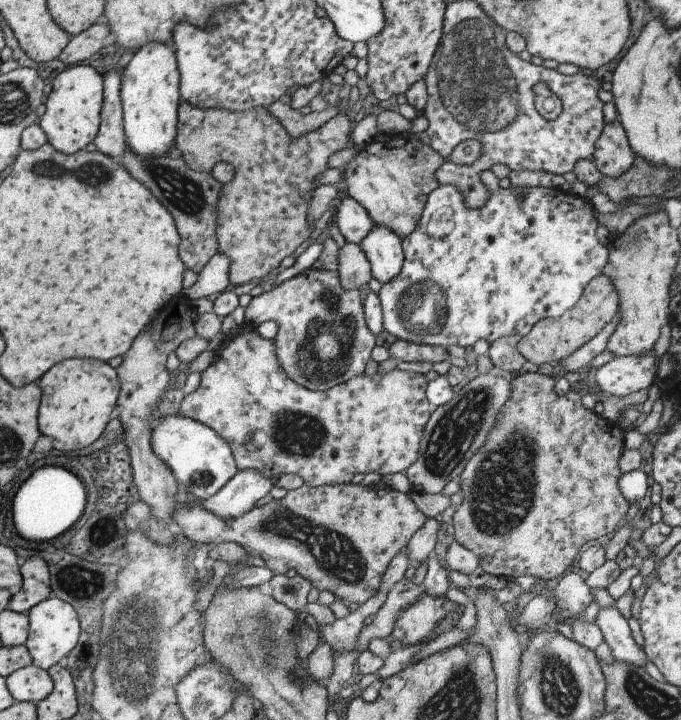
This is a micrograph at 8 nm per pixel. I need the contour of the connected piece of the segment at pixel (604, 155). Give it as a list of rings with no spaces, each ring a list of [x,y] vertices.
[[[618,116],[605,122],[593,152],[594,164],[601,174],[620,176],[632,166],[635,157]]]

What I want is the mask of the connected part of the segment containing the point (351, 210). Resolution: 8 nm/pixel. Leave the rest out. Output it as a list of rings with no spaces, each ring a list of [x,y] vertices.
[[[350,195],[342,198],[335,216],[337,216],[336,226],[346,243],[358,245],[374,226],[373,218],[368,211]]]

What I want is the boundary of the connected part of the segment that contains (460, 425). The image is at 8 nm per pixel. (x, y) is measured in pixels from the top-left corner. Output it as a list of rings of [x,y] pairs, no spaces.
[[[496,365],[454,393],[446,404],[432,409],[421,438],[418,458],[404,472],[412,488],[418,492],[441,493],[450,480],[459,480],[465,464],[483,445],[487,432],[495,423],[499,408],[509,399],[509,384],[514,378],[510,373]]]

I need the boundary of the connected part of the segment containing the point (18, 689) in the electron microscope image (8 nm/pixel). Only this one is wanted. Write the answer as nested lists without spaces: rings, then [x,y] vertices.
[[[33,664],[15,670],[5,679],[8,690],[16,702],[32,701],[36,704],[44,700],[53,689],[53,680],[48,671]]]

